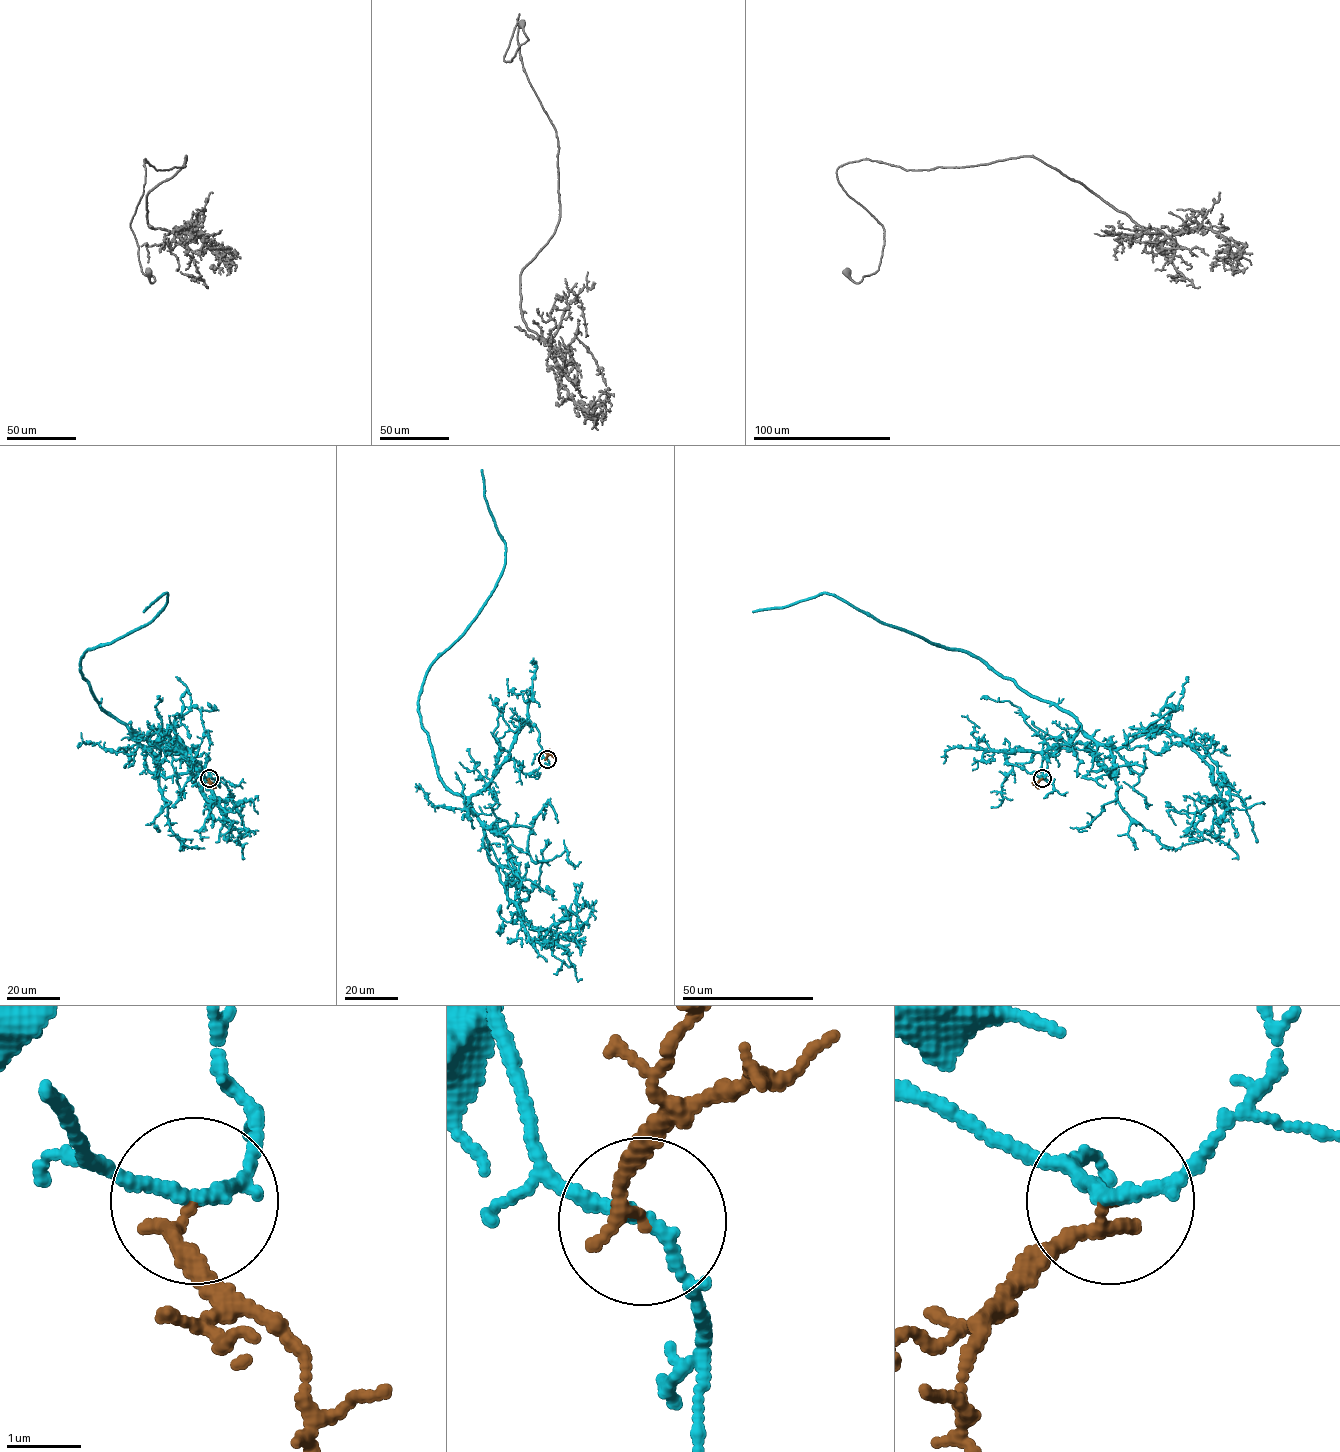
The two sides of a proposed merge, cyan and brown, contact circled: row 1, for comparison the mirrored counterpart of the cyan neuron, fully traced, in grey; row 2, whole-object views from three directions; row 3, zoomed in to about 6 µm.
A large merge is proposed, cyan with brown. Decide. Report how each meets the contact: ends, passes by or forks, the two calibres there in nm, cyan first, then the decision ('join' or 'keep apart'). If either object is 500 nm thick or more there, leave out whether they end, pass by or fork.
cyan passes by | brown ends | 180/180 nm | keep apart

